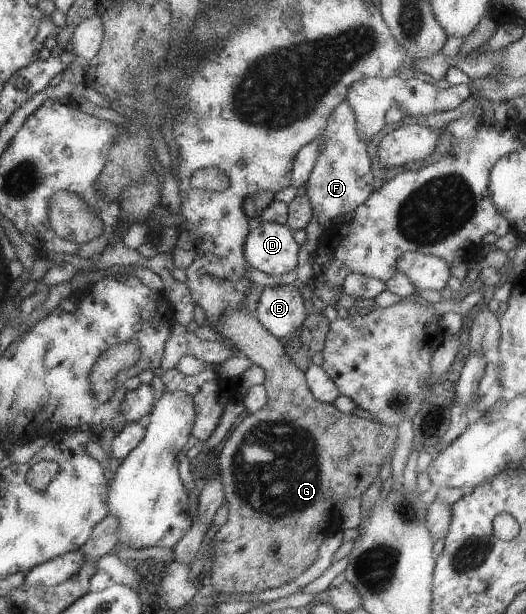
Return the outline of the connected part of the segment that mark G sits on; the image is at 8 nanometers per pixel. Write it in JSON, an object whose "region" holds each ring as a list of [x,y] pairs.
{"region":[[[230,312],[224,314],[219,318],[219,321],[210,326],[214,331],[232,341],[238,348],[240,353],[243,353],[251,359],[254,364],[259,365],[265,371],[265,381],[263,385],[266,388],[268,401],[266,405],[257,412],[248,414],[245,419],[240,421],[238,427],[234,427],[226,438],[224,449],[218,457],[220,463],[220,475],[224,484],[225,496],[229,507],[229,519],[227,523],[216,531],[213,540],[213,556],[211,557],[211,567],[209,569],[207,582],[212,585],[212,591],[216,595],[223,595],[228,593],[262,593],[266,589],[280,587],[282,584],[287,584],[296,580],[299,575],[302,575],[313,563],[316,561],[318,549],[322,545],[322,541],[327,536],[339,531],[341,525],[341,513],[344,507],[344,502],[348,497],[360,498],[363,493],[376,481],[379,476],[380,467],[384,463],[391,463],[394,452],[396,451],[396,444],[398,441],[398,430],[392,426],[376,422],[366,418],[359,418],[354,414],[342,413],[339,409],[334,407],[334,404],[325,404],[319,402],[310,391],[306,383],[305,372],[303,372],[288,356],[283,345],[275,335],[272,335],[253,315],[242,312]]]}

